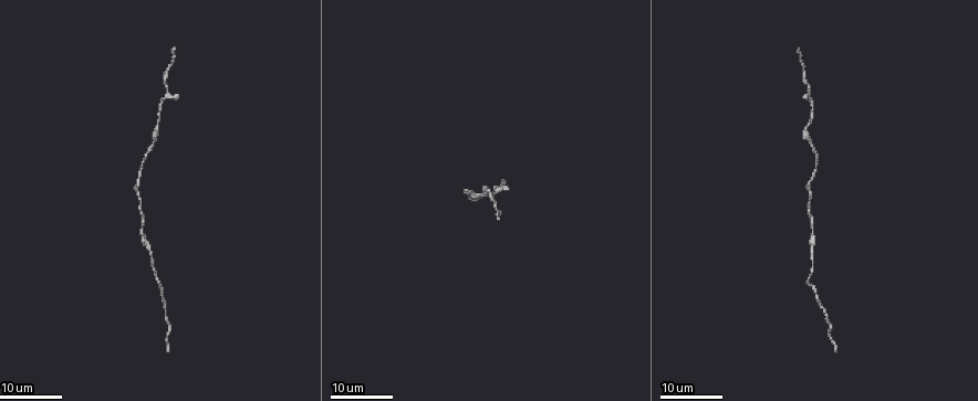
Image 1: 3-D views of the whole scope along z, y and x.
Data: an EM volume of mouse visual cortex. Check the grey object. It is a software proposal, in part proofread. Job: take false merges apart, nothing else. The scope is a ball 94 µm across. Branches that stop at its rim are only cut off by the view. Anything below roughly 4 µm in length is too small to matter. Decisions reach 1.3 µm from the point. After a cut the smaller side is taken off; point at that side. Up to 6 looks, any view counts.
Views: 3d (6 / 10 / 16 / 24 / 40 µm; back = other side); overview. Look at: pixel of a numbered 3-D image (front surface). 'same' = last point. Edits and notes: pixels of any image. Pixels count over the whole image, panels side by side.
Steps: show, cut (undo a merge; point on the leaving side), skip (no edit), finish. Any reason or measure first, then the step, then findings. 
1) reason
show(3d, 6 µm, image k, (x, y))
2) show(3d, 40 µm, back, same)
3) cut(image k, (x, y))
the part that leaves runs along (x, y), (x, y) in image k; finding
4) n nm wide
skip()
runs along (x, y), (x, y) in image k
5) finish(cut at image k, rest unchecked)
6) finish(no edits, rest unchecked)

show(3d, 16 µm, image 1, (138, 197))

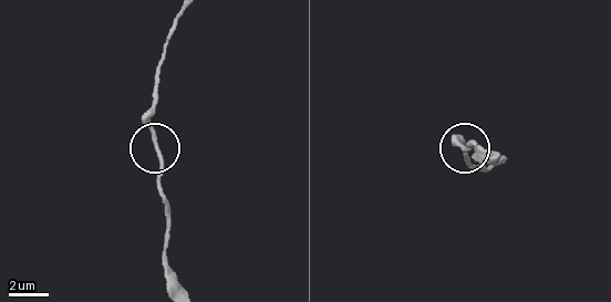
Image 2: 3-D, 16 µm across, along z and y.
show(3d, 10 µm, image 2, (157, 151))

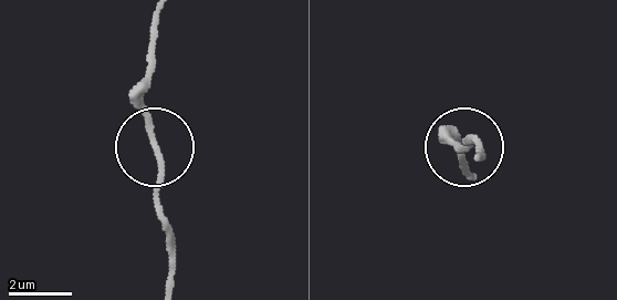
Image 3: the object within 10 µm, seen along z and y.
skip()
runs along (157, 148), (168, 241) in image 3; one neuron here

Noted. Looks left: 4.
four-way junction
show(3d, 24 µm, image 1, (167, 91))

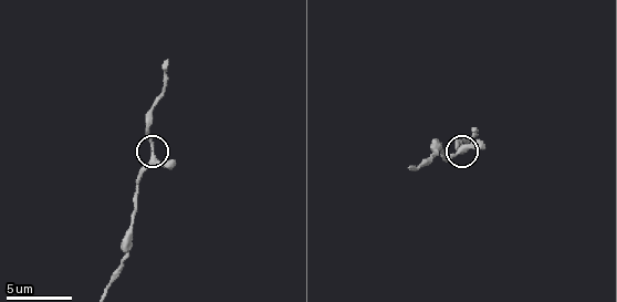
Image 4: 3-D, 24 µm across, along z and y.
show(3d, 10 µm, image 4, (152, 153))

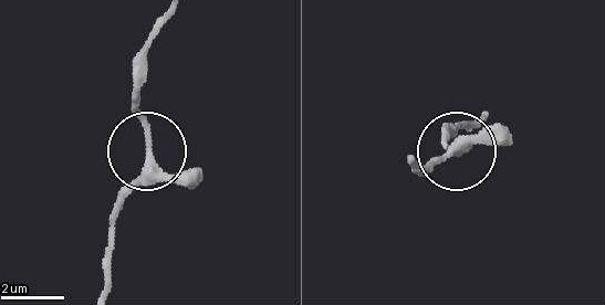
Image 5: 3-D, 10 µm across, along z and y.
skip()
runs along (105, 285), (116, 206), (147, 150), (139, 50) in image 5; all the same neuron

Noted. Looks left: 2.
calibre changes
show(3d, 16 µm, image 4, (133, 227))

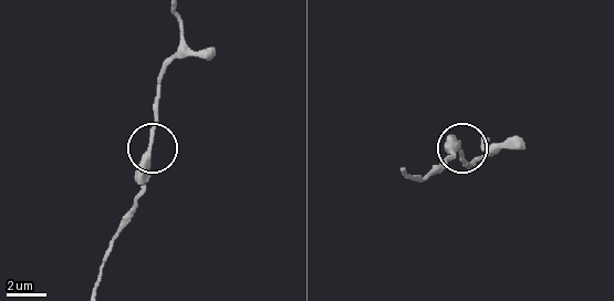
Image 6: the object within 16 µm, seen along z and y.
260 nm wide
skip()
runs along (99, 284), (105, 255), (138, 195), (152, 155), (156, 103) in image 6; all the same neuron

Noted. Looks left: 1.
finish(no edits, rest unchecked)

